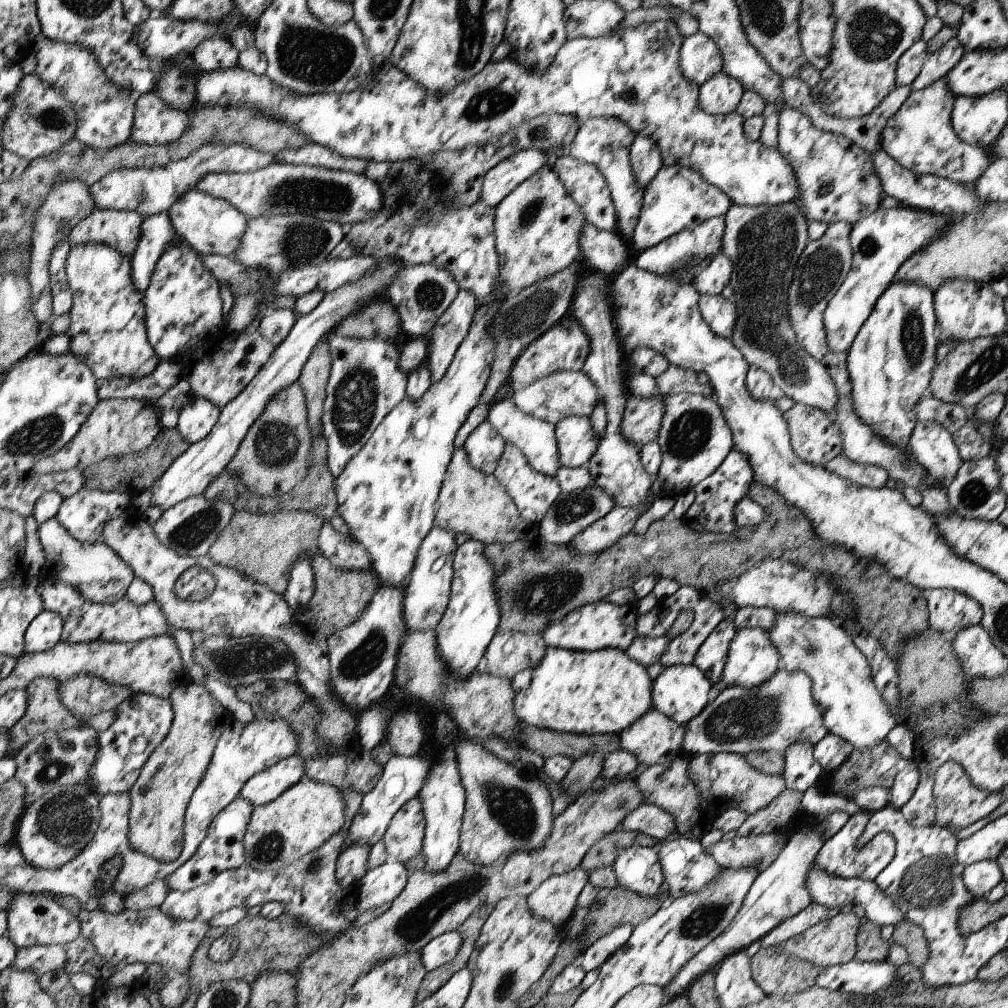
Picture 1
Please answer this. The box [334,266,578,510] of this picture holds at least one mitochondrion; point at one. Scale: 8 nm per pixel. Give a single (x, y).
(521, 318)

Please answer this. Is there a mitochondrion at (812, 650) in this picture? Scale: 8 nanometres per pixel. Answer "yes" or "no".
yes

